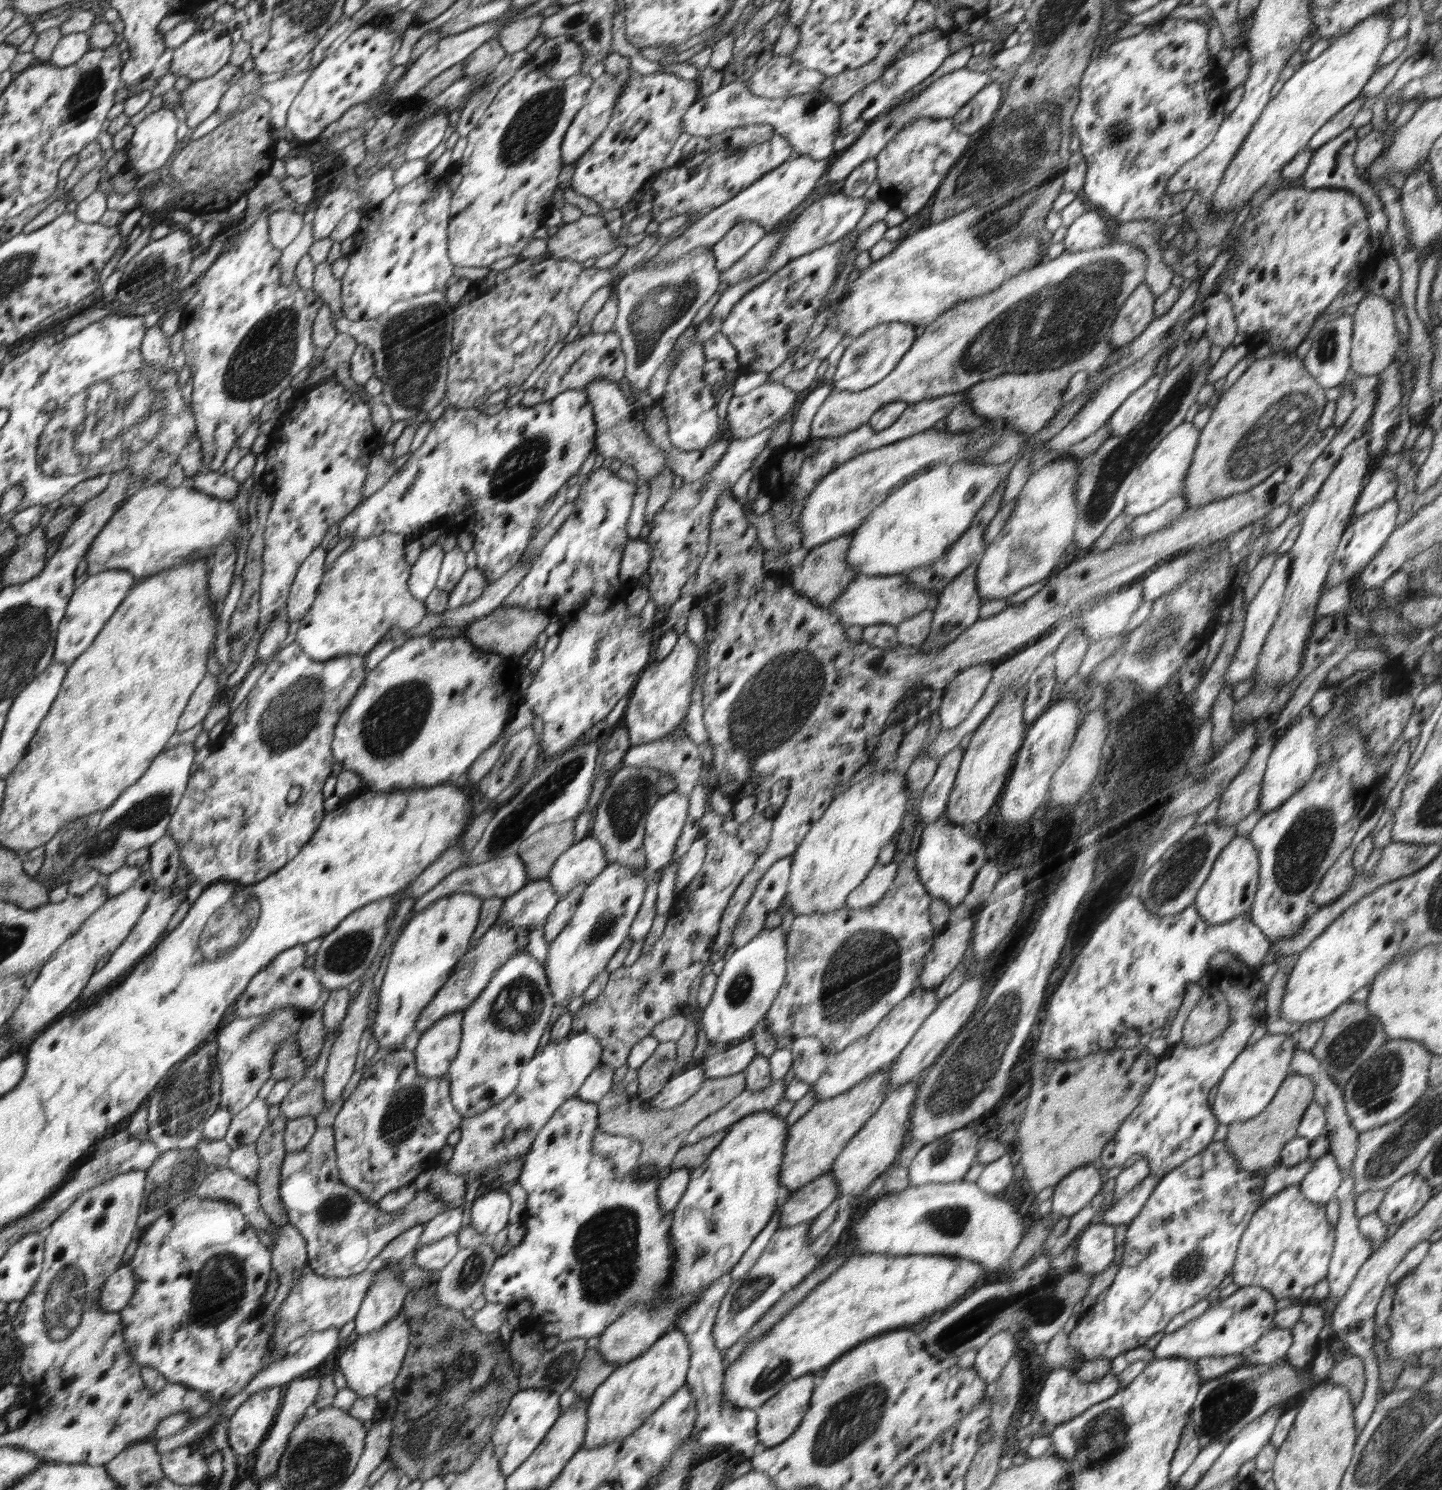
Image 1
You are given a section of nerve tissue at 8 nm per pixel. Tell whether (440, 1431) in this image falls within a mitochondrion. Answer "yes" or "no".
yes

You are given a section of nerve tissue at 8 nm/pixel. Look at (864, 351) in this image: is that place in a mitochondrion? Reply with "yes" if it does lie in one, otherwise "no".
yes

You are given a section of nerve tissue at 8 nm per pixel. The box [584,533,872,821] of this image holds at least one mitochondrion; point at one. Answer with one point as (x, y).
(777, 701)

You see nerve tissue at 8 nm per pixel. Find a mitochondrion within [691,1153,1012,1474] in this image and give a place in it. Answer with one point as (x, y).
(843, 1430)

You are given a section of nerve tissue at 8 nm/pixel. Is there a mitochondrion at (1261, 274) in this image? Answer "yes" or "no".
no

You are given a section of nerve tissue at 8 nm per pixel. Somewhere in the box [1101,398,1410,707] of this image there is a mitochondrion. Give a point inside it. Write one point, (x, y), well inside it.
(1158, 644)

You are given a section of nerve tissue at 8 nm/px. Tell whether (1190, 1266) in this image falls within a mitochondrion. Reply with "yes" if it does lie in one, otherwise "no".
yes

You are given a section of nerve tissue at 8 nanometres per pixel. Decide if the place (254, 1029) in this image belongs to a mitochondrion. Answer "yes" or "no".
yes

